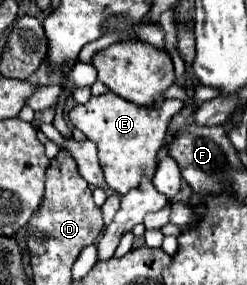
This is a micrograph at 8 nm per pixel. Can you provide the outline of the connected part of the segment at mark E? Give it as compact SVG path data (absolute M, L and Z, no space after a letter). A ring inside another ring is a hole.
M108 92L102 96L92 96L84 106L76 106L70 112L70 122L74 128L80 128L86 138L98 144L98 158L104 168L106 184L112 192L124 196L128 190L140 188L142 176L154 176L158 152L168 132L168 122L180 108L182 100L164 100L158 108L142 108Z

